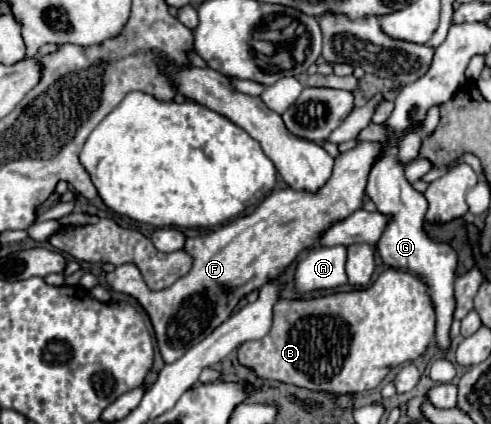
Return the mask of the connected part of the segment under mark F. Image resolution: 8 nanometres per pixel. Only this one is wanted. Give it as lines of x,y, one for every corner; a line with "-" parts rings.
358,141
358,145
354,149
342,153
336,159
334,173
330,177
330,185
326,185
326,189
322,189
322,193
298,193
290,187
280,189
280,191
272,191
256,207
254,213
250,213
246,217
238,217
238,219
226,223
222,229
212,231
208,235
198,235
198,237
186,239
184,251
194,259
194,267
168,289
150,291
140,275
140,269
134,263
118,265
112,273
106,273
106,285
112,291
126,293
126,295
134,297
144,307
144,311
148,313
148,317
152,321
156,341
158,341
158,351
160,351
162,359
166,363
174,363
186,349
190,349
190,345
196,345
206,335
210,335
218,325
222,325
232,315
234,307
240,303
242,297
246,297
248,293
252,293
254,289
260,289
262,285
266,285
270,281
276,281
288,269
288,265
302,251
312,247
334,223
344,221
346,217
350,217
354,211
358,211
362,207
364,197
366,197
366,183
368,183
370,169
380,159
380,155
382,155
382,145
378,141
362,141
362,143

